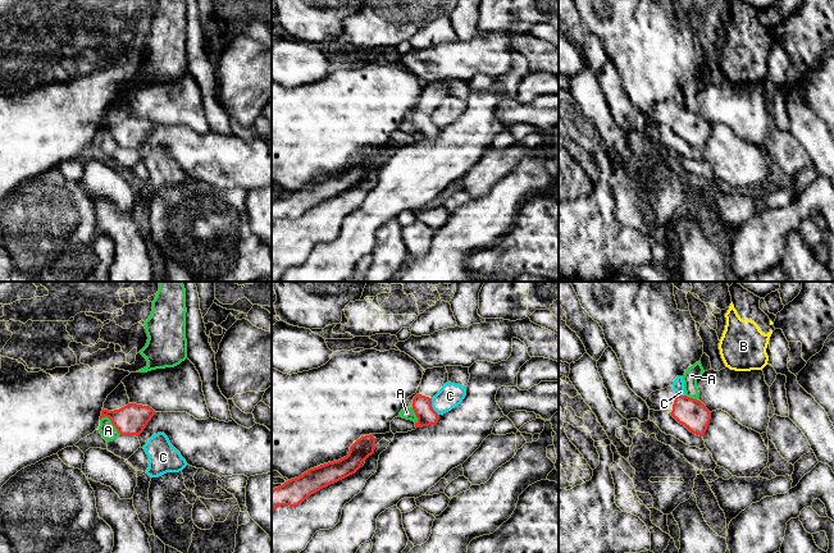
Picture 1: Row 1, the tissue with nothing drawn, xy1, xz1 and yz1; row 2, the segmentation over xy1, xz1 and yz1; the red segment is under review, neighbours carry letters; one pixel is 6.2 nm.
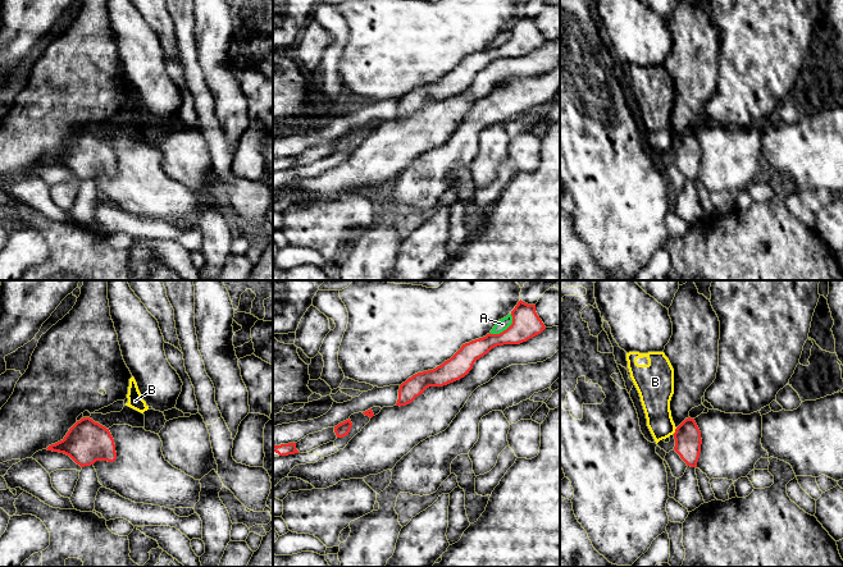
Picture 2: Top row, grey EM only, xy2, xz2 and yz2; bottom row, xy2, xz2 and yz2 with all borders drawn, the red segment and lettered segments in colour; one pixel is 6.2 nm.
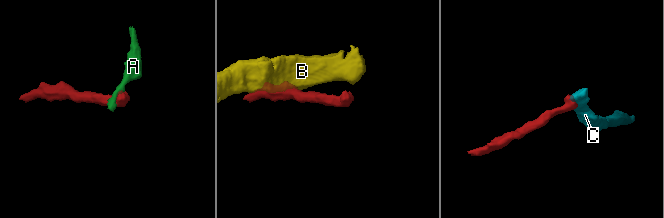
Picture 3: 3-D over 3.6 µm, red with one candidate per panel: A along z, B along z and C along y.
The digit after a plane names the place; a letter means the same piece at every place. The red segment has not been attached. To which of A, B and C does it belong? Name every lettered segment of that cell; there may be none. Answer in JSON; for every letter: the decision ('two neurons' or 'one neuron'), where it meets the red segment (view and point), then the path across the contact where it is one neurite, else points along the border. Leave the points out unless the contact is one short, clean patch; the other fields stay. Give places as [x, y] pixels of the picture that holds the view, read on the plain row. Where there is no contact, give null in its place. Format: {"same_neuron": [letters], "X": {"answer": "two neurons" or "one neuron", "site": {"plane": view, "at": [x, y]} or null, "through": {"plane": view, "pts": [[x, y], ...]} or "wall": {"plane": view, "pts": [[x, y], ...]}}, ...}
{"same_neuron": [], "A": {"answer": "two neurons", "site": {"plane": "xz2", "at": [506, 42]}, "wall": {"plane": "xz2", "pts": [[511, 27], [511, 36], [505, 42], [499, 46], [490, 46]]}}, "B": {"answer": "two neurons", "site": {"plane": "yz2", "at": [675, 143]}, "wall": {"plane": "yz2", "pts": [[677, 141], [673, 146]]}}, "C": {"answer": "two neurons", "site": {"plane": "xz1", "at": [432, 120]}, "wall": {"plane": "xz1", "pts": [[431, 112], [431, 119], [438, 128]]}}}

